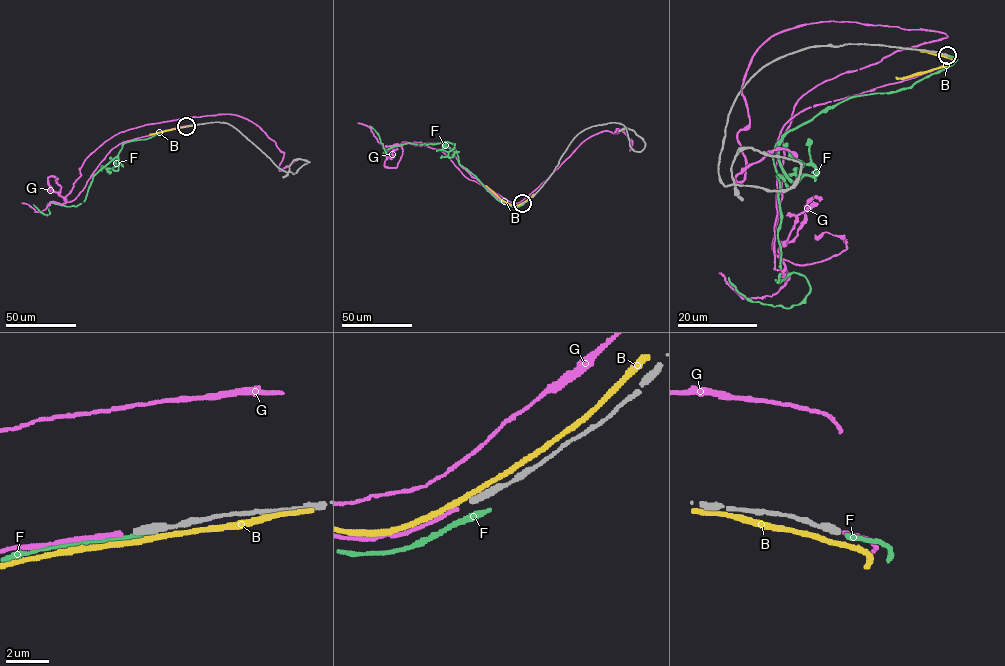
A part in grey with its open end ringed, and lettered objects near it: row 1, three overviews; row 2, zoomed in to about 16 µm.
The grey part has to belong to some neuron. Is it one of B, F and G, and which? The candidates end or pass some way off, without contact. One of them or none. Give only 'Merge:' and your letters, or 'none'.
Merge: G

